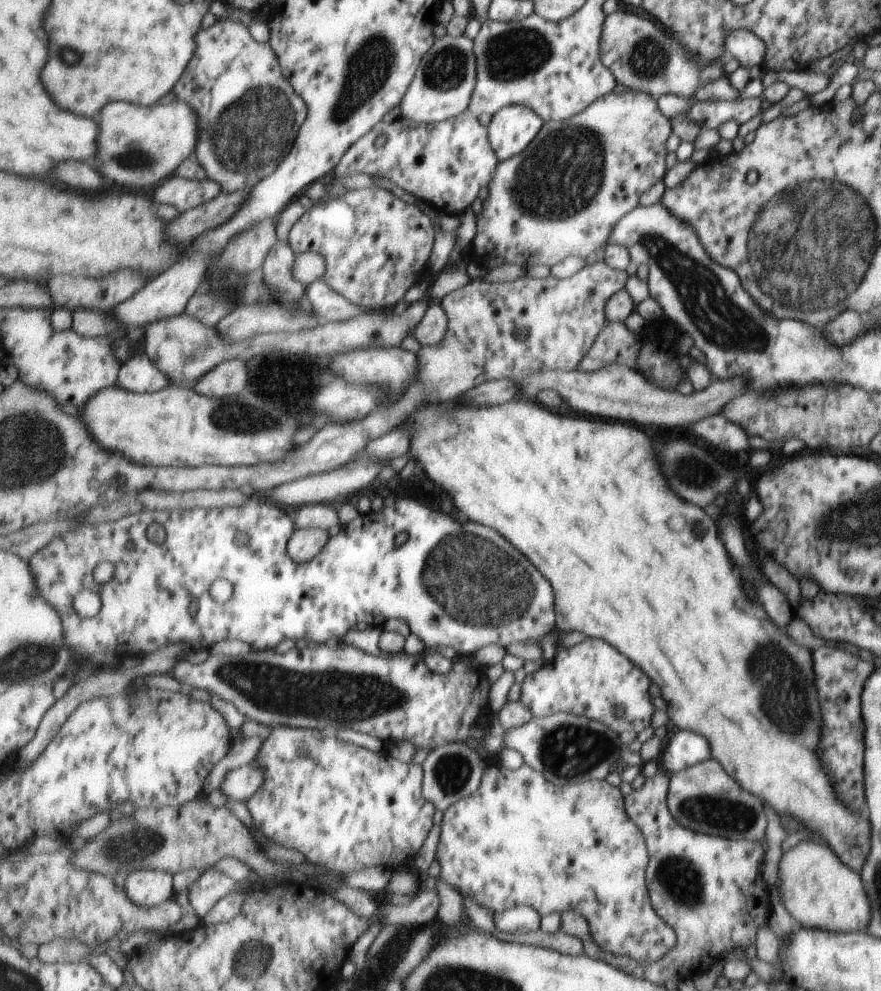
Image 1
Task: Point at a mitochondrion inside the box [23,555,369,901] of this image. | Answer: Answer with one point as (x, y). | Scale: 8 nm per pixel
(140, 843)

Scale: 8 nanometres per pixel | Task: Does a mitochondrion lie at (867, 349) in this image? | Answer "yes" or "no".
no

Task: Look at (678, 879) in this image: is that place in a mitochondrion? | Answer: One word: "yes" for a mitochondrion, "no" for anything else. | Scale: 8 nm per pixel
yes

